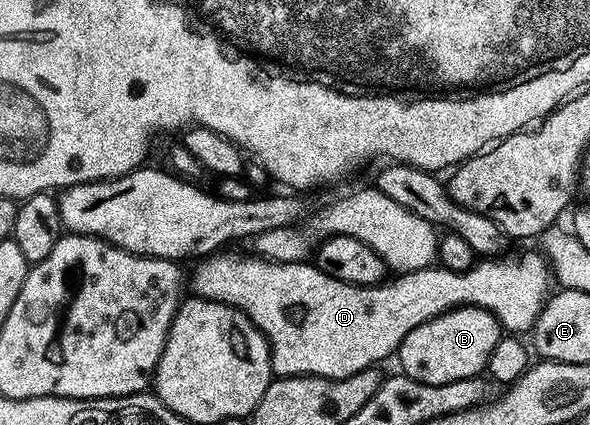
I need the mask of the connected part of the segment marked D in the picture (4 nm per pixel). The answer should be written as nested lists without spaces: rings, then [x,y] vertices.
[[[539,250],[536,251],[516,255],[513,259],[484,257],[465,271],[451,271],[439,265],[431,265],[416,272],[397,274],[392,277],[396,279],[373,283],[371,287],[338,281],[338,277],[330,277],[308,261],[273,263],[252,253],[213,253],[190,275],[190,287],[192,283],[196,290],[193,292],[201,299],[238,308],[264,334],[268,350],[272,352],[273,376],[317,375],[323,379],[345,379],[362,369],[380,365],[387,355],[395,356],[410,329],[418,329],[418,325],[456,307],[480,307],[483,311],[489,311],[505,332],[531,332],[550,294],[550,264]]]

